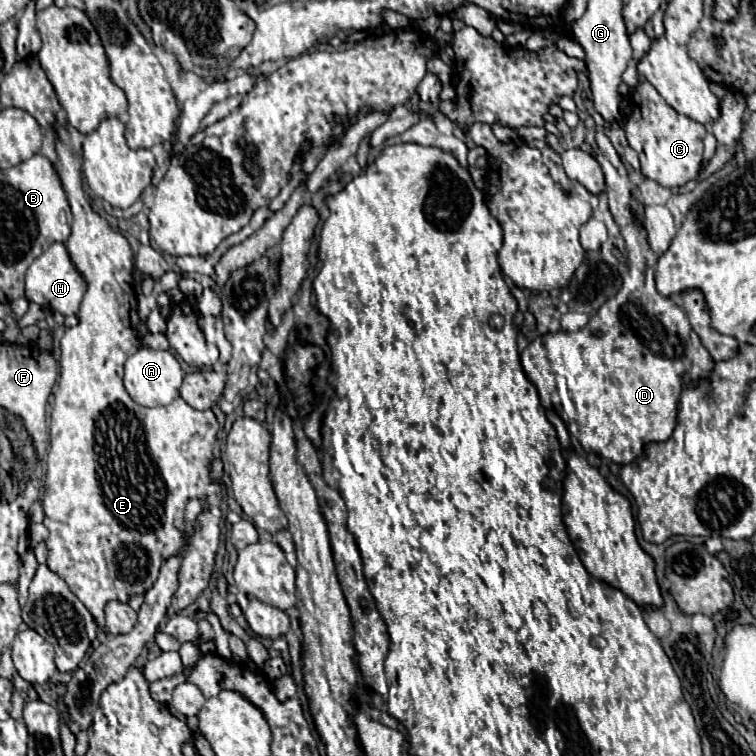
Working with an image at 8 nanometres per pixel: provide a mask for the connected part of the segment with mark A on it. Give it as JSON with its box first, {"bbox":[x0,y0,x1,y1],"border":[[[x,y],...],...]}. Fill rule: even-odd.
{"bbox":[123,347,183,407],"border":[[[141,347],[135,355],[131,355],[125,361],[123,385],[131,395],[131,399],[143,407],[169,405],[175,397],[179,397],[181,381],[183,381],[183,371],[171,351],[155,351],[149,347]]]}

